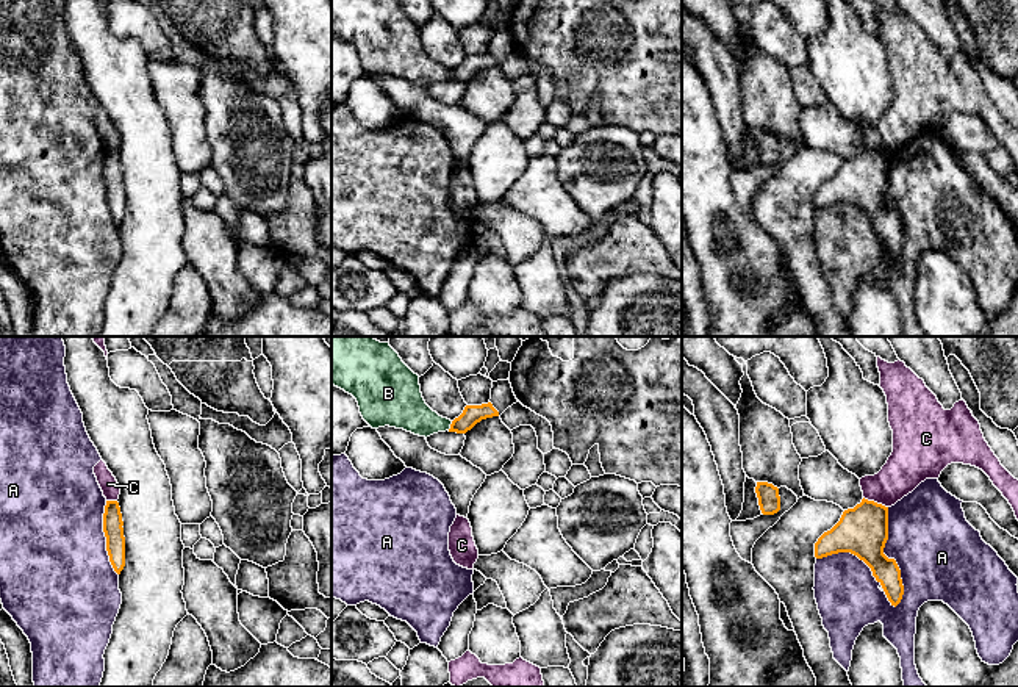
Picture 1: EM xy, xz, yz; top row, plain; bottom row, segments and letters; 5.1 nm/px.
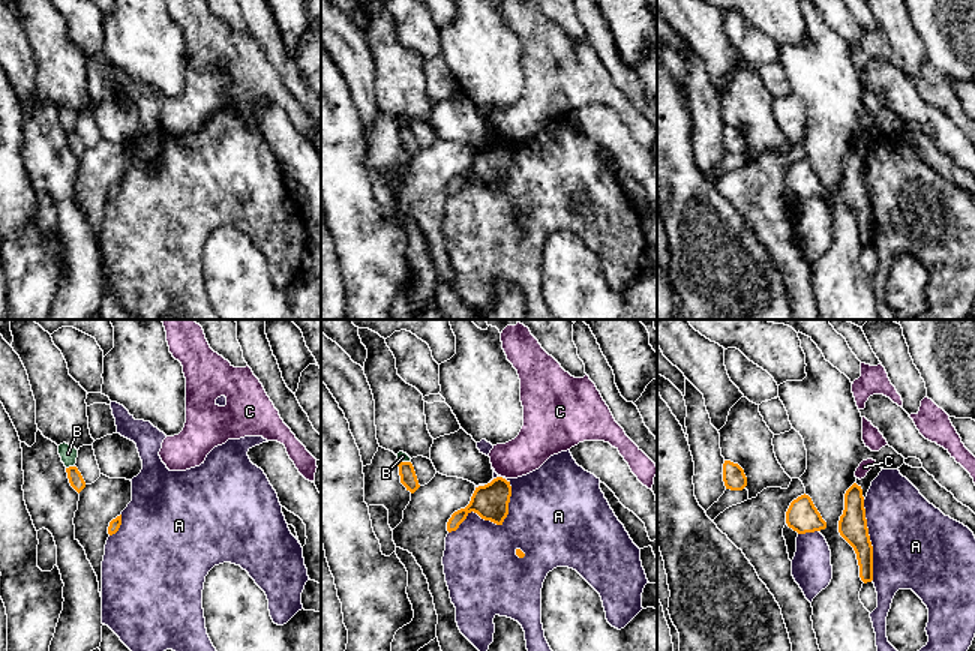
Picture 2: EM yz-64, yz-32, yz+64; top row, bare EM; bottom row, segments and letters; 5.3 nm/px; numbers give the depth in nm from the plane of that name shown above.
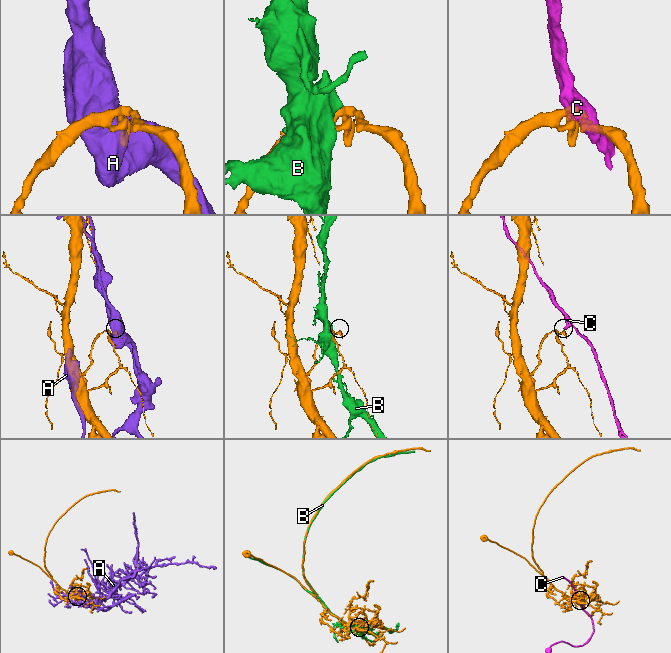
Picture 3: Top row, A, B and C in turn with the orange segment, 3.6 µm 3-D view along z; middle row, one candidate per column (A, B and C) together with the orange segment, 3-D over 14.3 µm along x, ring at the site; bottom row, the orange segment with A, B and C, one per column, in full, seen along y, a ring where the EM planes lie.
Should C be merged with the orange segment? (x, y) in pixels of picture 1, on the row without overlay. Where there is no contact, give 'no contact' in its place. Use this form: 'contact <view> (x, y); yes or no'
contact yz (876, 152); no

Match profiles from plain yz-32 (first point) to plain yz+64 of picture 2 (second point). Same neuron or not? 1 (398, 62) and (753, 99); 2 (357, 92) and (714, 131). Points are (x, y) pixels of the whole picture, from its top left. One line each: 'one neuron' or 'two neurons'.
1: one neuron
2: one neuron

